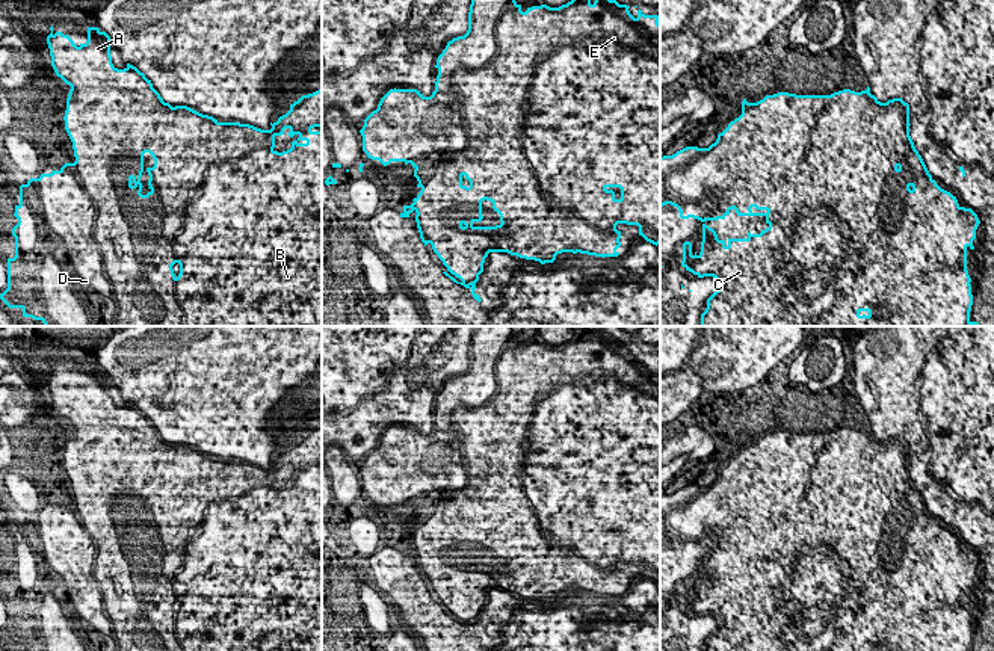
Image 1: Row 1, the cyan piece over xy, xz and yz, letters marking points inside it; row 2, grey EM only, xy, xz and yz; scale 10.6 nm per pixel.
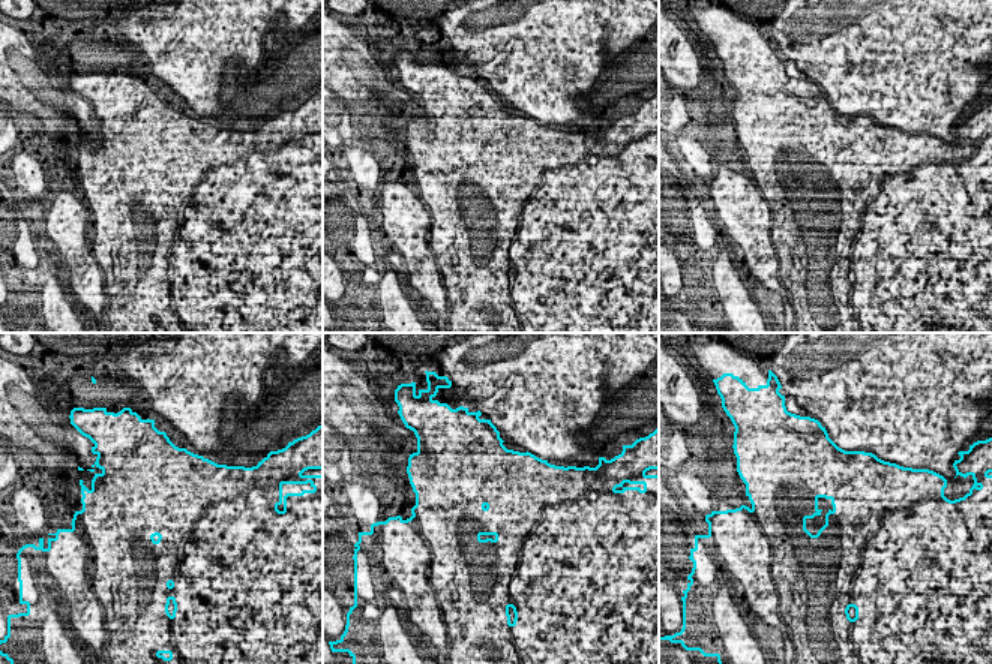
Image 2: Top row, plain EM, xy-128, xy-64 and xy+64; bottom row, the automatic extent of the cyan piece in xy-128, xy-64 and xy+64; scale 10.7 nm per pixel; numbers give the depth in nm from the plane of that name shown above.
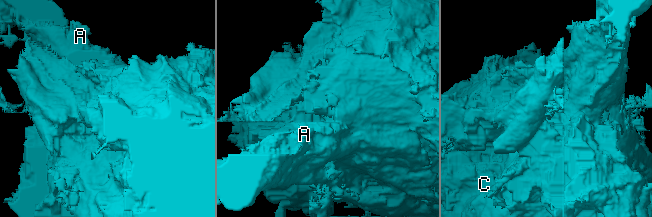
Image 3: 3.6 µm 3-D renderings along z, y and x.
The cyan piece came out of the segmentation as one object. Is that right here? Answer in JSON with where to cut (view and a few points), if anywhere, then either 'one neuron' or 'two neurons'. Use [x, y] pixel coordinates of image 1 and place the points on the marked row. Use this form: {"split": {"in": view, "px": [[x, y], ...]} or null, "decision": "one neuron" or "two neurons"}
{"split": null, "decision": "one neuron"}

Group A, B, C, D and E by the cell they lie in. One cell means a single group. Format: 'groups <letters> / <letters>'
groups A B C D E

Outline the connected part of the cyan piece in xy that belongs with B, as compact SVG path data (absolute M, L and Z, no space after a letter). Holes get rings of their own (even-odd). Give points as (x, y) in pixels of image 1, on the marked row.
M88 27L88 41L79 47L74 41L62 32L53 32L47 36L47 44L51 56L51 66L57 77L71 86L66 98L65 110L65 130L73 142L74 163L65 163L59 171L50 174L41 174L39 178L30 178L26 184L20 186L20 204L15 205L14 216L18 224L12 228L15 237L15 257L8 258L8 288L0 295L0 299L9 308L21 308L24 317L41 320L45 326L322 326L322 88L313 94L302 95L298 101L290 104L290 110L279 116L276 122L270 122L270 130L261 130L249 124L240 122L219 122L213 116L202 115L187 106L172 107L165 103L160 94L153 88L151 80L145 77L136 66L127 63L124 69L118 69L112 63L110 45L112 39L106 32L98 27ZM289 128L289 136L299 137L292 142L292 148L282 153L275 151L275 137L284 134ZM142 172L150 175L147 195L142 195Z

